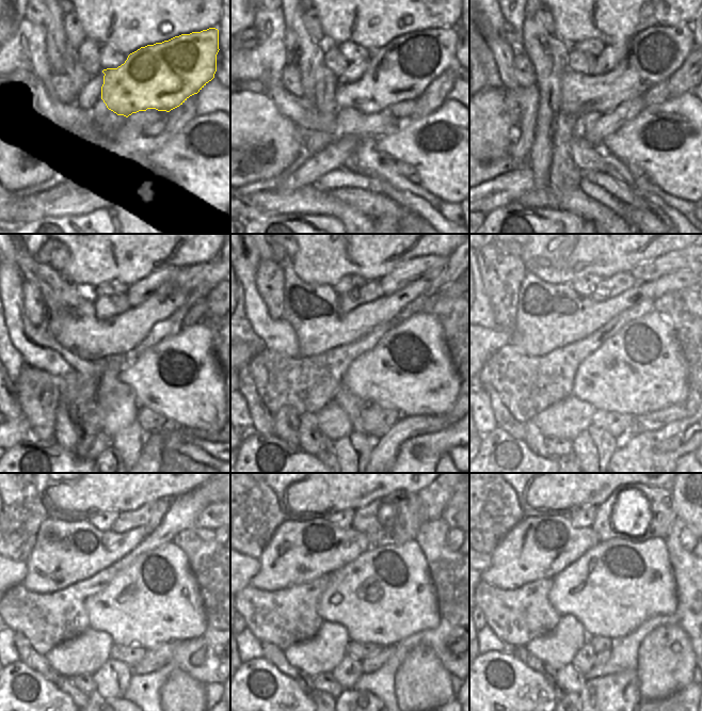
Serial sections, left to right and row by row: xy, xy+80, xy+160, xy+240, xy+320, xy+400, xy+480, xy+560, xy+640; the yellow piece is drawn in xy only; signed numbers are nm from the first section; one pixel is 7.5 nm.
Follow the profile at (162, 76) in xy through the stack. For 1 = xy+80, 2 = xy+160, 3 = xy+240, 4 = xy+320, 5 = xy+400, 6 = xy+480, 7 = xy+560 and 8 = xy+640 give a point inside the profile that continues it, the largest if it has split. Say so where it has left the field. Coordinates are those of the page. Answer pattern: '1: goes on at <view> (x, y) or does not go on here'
1: goes on at xy+80 (402, 69)
2: goes on at xy+160 (652, 56)
3: goes on at xy+240 (70, 311)
4: goes on at xy+320 (312, 310)
5: goes on at xy+400 (549, 316)
6: goes on at xy+480 (66, 552)
7: goes on at xy+560 (299, 552)
8: goes on at xy+640 (538, 548)

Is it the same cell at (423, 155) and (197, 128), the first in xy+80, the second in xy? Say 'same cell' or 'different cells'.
same cell

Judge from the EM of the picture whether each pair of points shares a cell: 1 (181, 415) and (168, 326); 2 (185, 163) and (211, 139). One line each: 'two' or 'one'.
1: two
2: one

